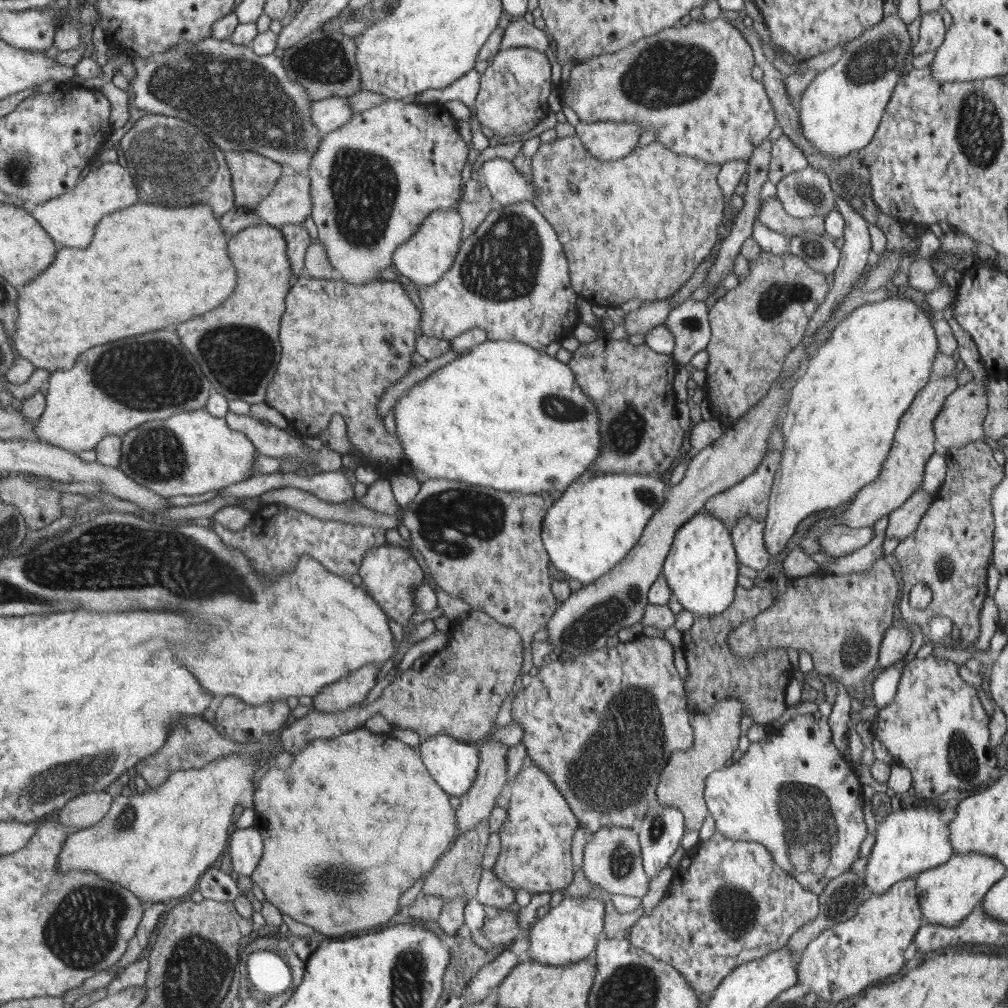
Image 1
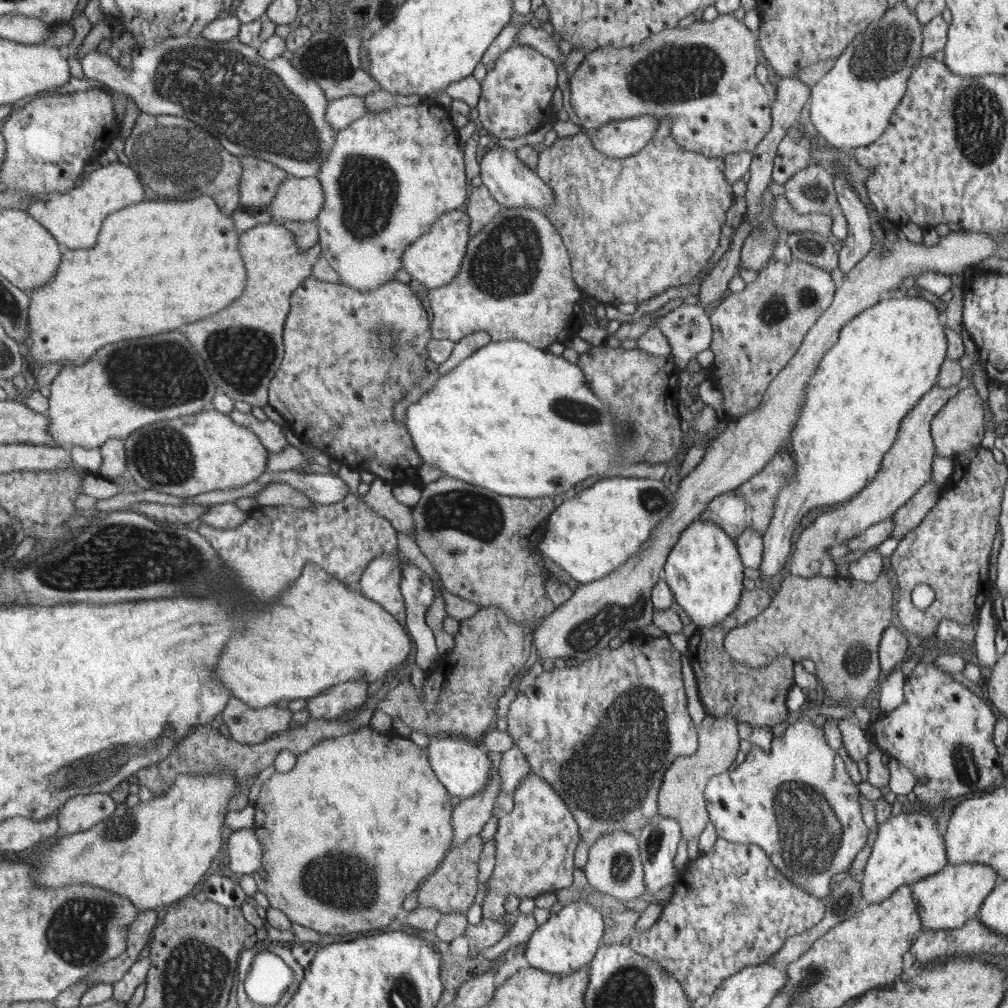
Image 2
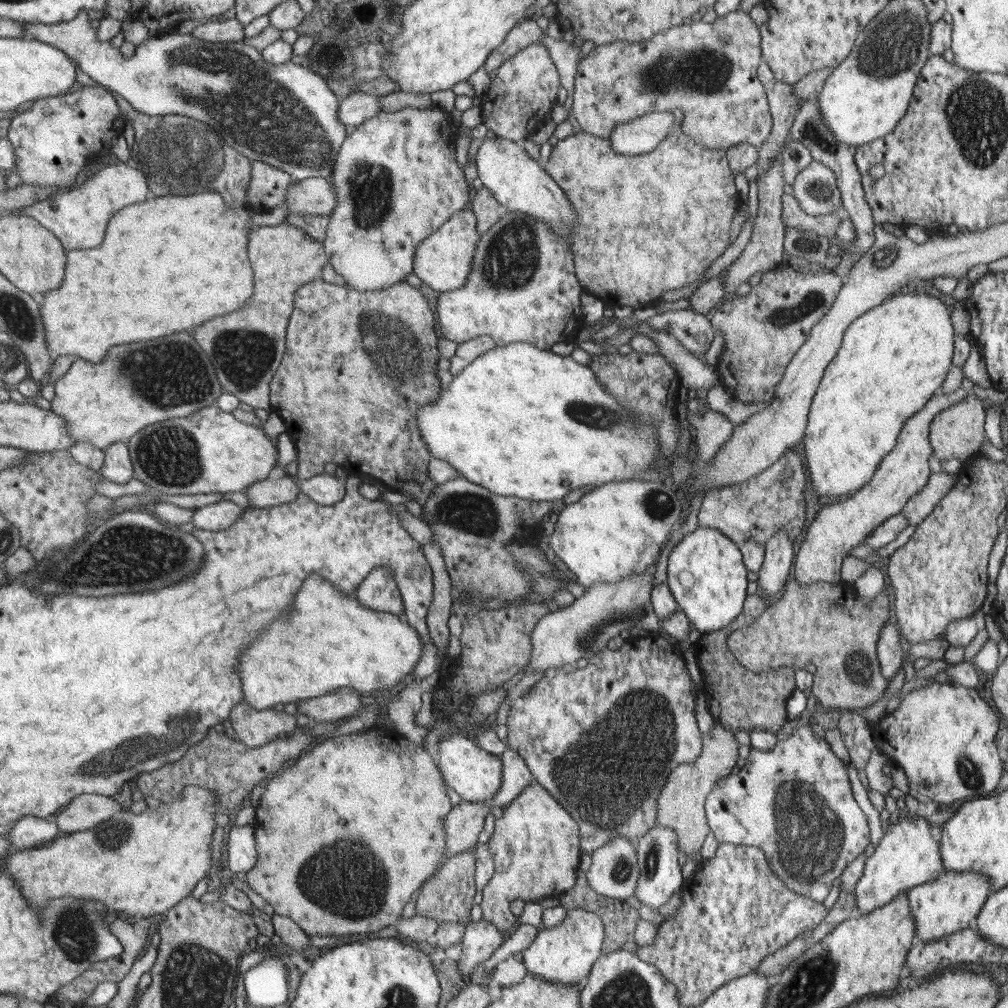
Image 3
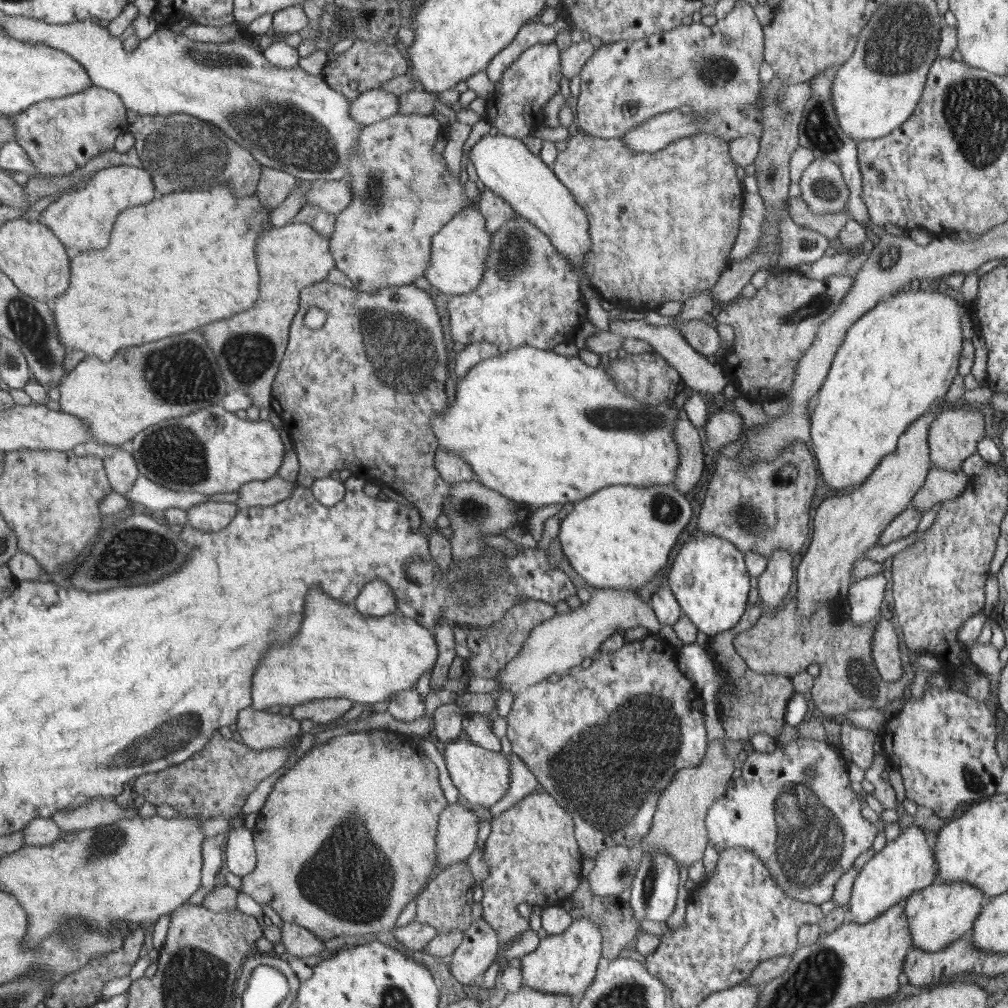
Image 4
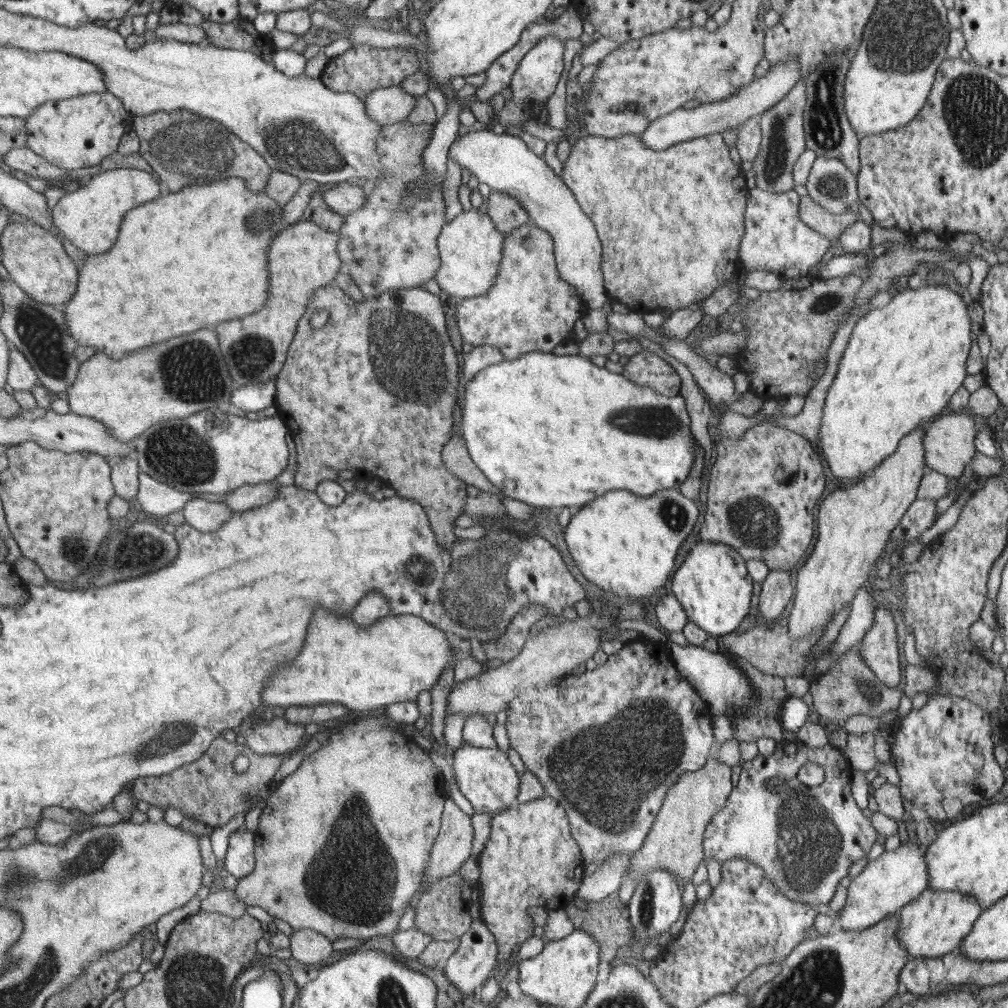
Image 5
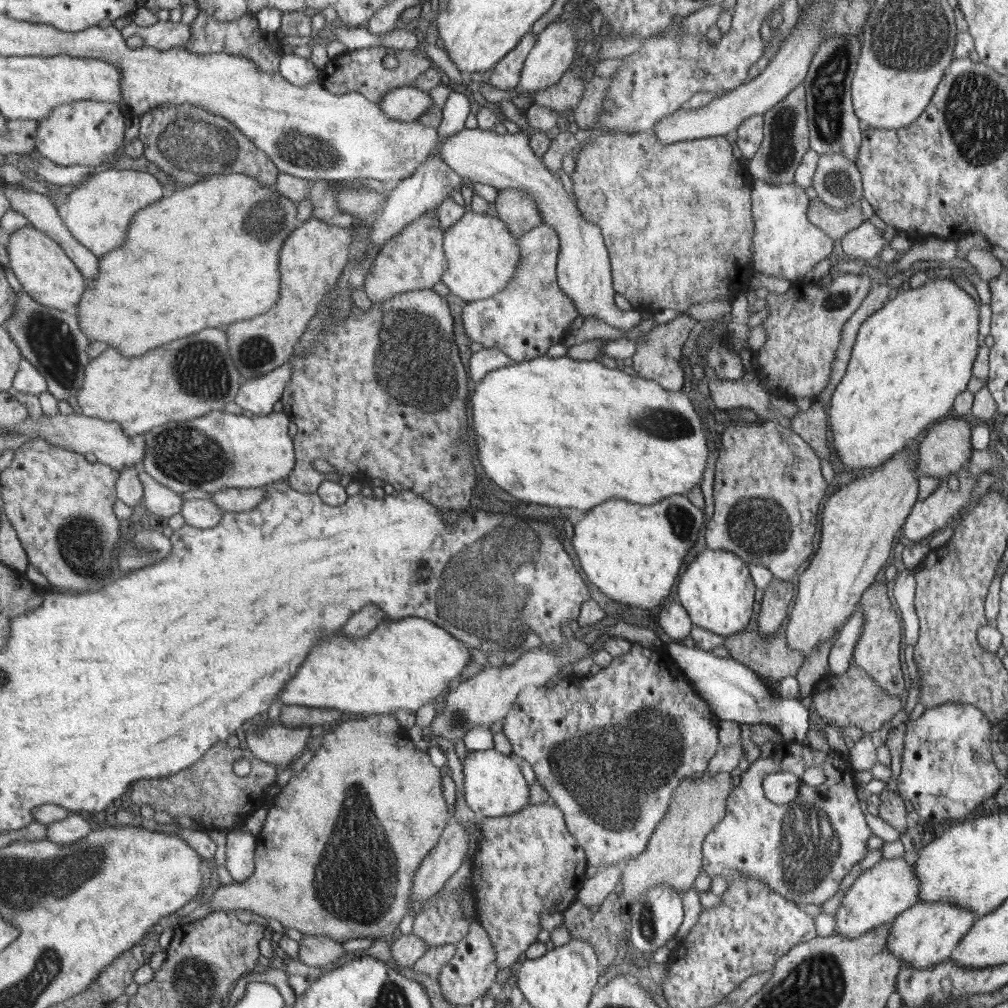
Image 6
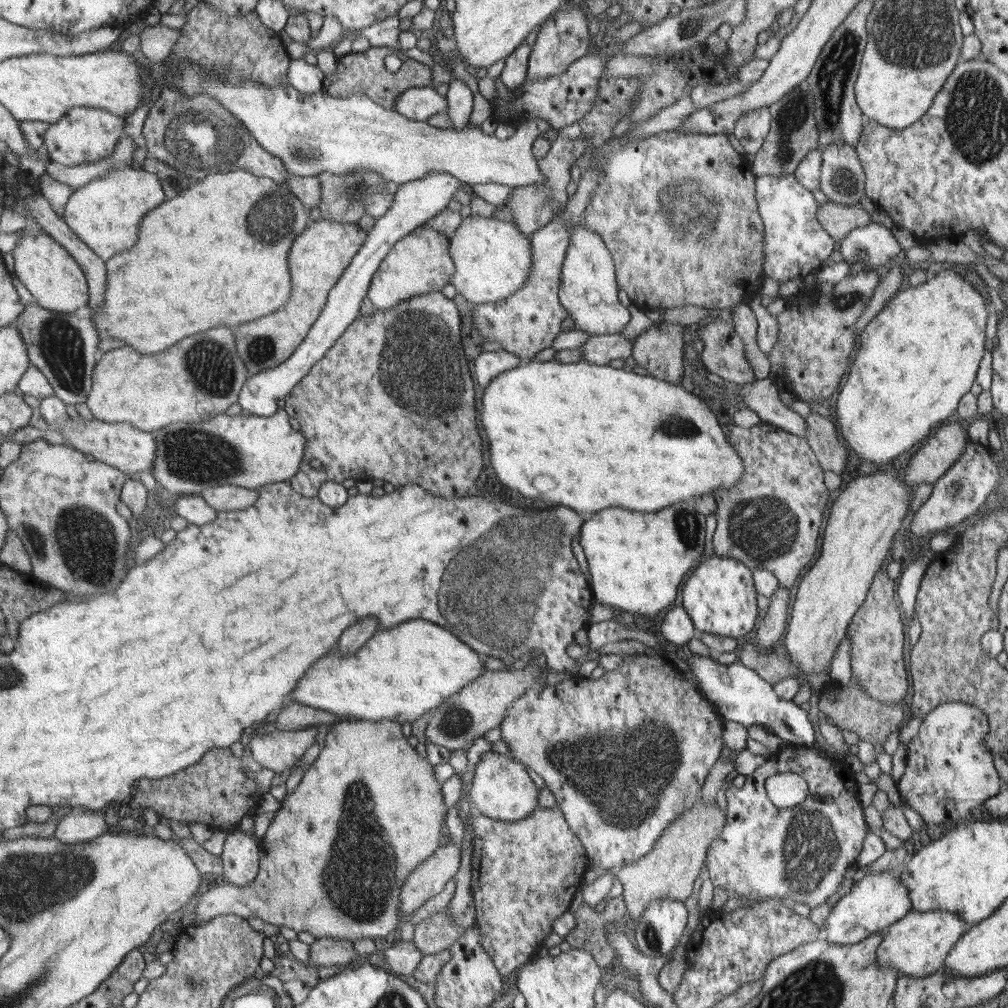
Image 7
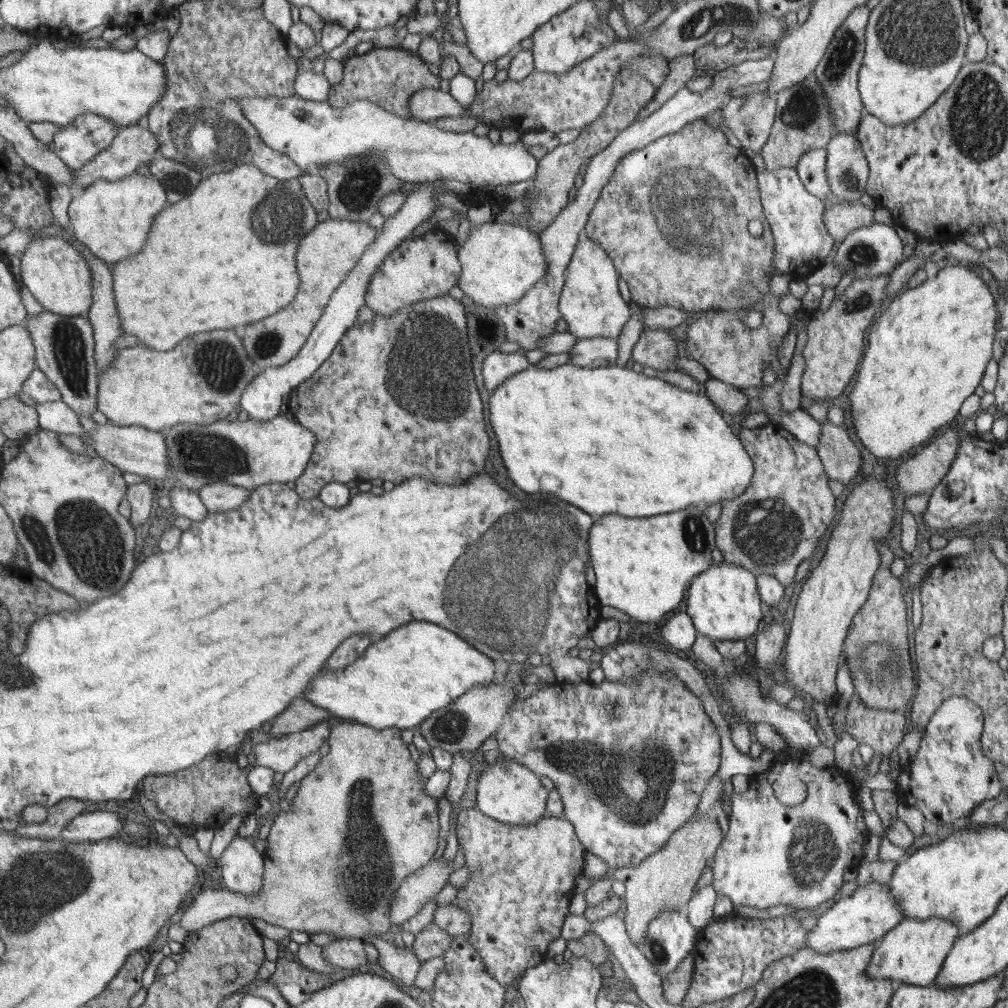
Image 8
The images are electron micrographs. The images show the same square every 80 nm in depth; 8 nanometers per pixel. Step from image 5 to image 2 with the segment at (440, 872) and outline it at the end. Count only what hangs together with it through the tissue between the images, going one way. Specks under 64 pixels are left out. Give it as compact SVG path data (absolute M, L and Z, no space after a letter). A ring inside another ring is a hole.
M495 761L492 768L490 781L484 791L461 802L454 808L452 823L454 827L454 844L462 844L471 836L482 832L485 824L493 817L492 809L495 808L496 796L501 791L501 775L498 772L498 763Z

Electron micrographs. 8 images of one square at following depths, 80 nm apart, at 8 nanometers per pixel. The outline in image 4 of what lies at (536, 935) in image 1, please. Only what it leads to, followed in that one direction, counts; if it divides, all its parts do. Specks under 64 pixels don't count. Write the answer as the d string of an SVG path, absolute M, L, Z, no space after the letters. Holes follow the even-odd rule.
M584 916L574 918L572 924L562 934L548 934L542 938L538 949L520 959L522 986L536 988L549 994L569 994L580 996L596 978L602 948L601 929L594 921Z

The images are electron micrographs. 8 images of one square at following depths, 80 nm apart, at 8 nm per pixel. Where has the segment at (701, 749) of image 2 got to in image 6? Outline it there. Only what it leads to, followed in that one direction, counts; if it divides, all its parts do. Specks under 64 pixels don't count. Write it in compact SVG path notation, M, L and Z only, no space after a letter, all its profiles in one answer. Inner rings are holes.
M708 769L698 780L687 778L679 783L679 786L672 792L671 803L667 808L665 817L658 823L657 829L648 841L645 851L624 863L622 873L623 896L629 905L636 902L647 890L657 884L667 884L678 892L685 893L694 884L700 870L703 869L703 842L708 833L723 819L727 805L727 796L734 788L730 773L720 772L715 777L709 777Z

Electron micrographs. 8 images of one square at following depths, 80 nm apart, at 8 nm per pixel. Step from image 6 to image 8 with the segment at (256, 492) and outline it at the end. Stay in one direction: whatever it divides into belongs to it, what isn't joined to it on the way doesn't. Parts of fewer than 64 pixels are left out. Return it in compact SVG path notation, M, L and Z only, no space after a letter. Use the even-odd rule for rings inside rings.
M213 481L212 484L202 486L198 493L209 512L218 513L236 510L248 500L251 490L246 487L230 485L227 482Z

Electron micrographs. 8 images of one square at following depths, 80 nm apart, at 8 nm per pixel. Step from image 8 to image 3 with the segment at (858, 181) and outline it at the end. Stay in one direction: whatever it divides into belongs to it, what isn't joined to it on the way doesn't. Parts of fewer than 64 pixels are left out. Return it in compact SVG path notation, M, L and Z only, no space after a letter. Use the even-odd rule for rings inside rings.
M813 161L804 168L792 187L796 200L808 214L825 215L843 207L836 174L822 162Z

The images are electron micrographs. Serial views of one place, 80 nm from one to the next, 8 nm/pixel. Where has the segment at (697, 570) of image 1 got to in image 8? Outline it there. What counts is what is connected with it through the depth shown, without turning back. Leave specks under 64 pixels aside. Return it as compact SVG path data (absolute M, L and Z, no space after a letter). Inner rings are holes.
M722 563L699 574L687 591L686 614L695 630L711 640L742 640L758 630L763 619L756 577L739 564Z

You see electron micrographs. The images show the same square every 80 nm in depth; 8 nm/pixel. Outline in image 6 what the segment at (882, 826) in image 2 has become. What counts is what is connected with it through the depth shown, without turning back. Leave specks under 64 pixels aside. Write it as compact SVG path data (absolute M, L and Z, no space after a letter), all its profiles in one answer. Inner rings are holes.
M904 854L898 857L889 858L888 860L881 859L879 862L874 864L873 868L861 873L855 882L844 894L841 905L835 914L836 930L838 930L841 936L846 938L858 938L860 935L882 926L883 924L892 923L895 918L902 914L907 908L914 906L919 900L919 882L916 878L914 864L908 863L904 859Z

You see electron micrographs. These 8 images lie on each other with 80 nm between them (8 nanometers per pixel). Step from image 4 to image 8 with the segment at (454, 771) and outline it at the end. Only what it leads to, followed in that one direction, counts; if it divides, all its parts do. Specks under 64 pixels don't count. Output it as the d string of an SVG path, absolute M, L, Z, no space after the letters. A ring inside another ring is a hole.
M499 758L498 762L486 768L477 786L476 808L486 816L504 824L534 824L546 815L549 791L542 785L540 776L525 765L510 759Z

